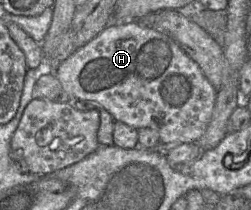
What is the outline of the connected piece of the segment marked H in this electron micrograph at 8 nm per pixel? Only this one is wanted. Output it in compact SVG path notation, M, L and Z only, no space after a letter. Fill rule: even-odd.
M139 22L110 23L102 32L83 47L75 51L66 60L55 67L54 74L60 81L63 89L79 101L92 101L101 104L115 119L123 122L137 130L151 128L158 132L159 143L164 146L171 146L182 143L197 143L204 134L211 120L217 91L204 76L201 69L168 35L158 32L150 27L141 25Z

